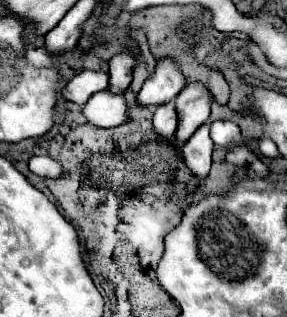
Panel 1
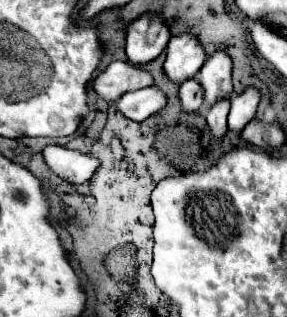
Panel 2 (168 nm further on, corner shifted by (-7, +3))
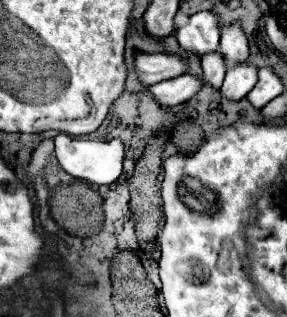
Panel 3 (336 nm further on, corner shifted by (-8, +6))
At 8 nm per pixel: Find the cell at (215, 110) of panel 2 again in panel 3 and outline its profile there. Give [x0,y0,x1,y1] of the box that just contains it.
[220,62,258,100]

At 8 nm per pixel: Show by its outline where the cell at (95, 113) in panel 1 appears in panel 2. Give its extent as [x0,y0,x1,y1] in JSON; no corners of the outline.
[115,87,167,121]

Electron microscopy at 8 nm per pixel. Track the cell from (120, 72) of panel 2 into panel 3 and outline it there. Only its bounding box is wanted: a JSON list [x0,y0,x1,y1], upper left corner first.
[134,54,186,86]

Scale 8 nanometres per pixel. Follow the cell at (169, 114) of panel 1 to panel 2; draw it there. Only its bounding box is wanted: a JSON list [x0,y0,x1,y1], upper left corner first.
[179,77,203,113]

